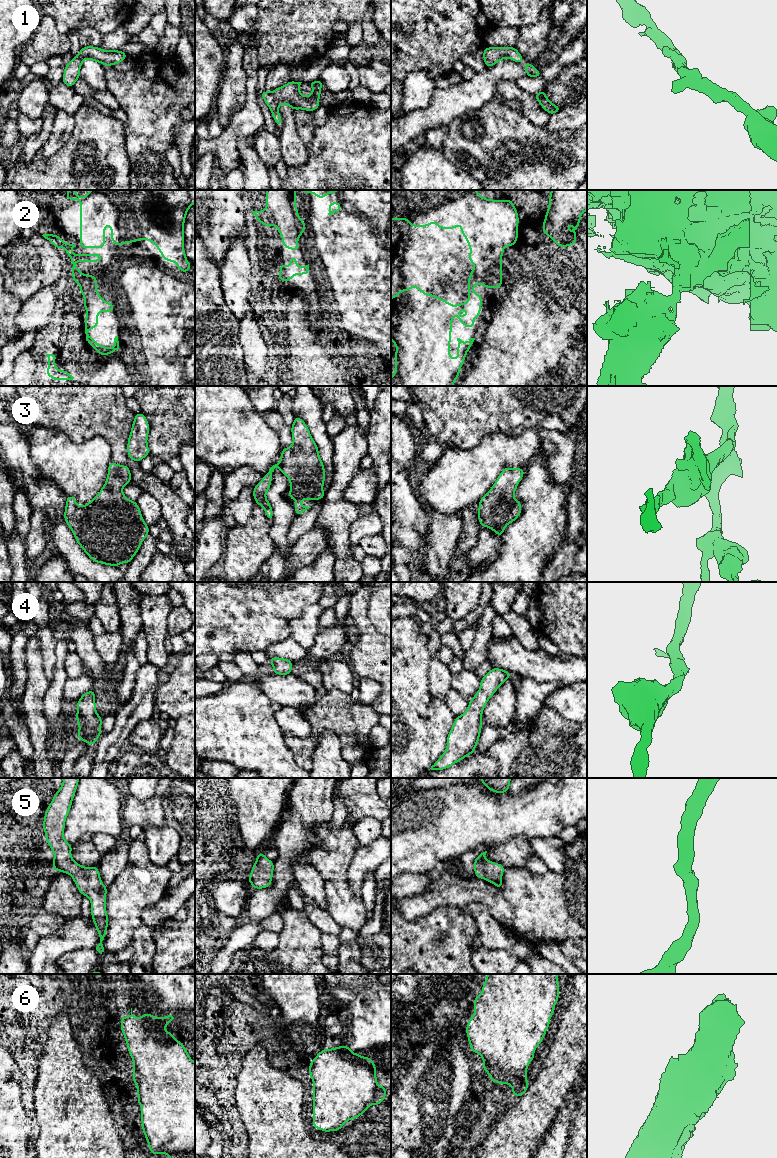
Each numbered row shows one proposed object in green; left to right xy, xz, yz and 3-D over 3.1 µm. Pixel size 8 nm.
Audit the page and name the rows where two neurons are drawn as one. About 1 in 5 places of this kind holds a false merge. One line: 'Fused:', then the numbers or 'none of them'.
Fused: 2

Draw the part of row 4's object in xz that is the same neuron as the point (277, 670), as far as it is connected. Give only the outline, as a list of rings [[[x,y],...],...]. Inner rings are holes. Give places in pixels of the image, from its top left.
[[[273,657],[269,659],[273,666],[273,672],[277,675],[288,675],[292,673],[293,661],[280,657]]]

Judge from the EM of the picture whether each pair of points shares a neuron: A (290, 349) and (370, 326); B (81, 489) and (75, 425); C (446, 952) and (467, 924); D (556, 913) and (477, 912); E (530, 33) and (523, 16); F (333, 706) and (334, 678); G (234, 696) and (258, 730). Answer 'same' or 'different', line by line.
A: different
B: different
C: same
D: different
E: different
F: different
G: same

